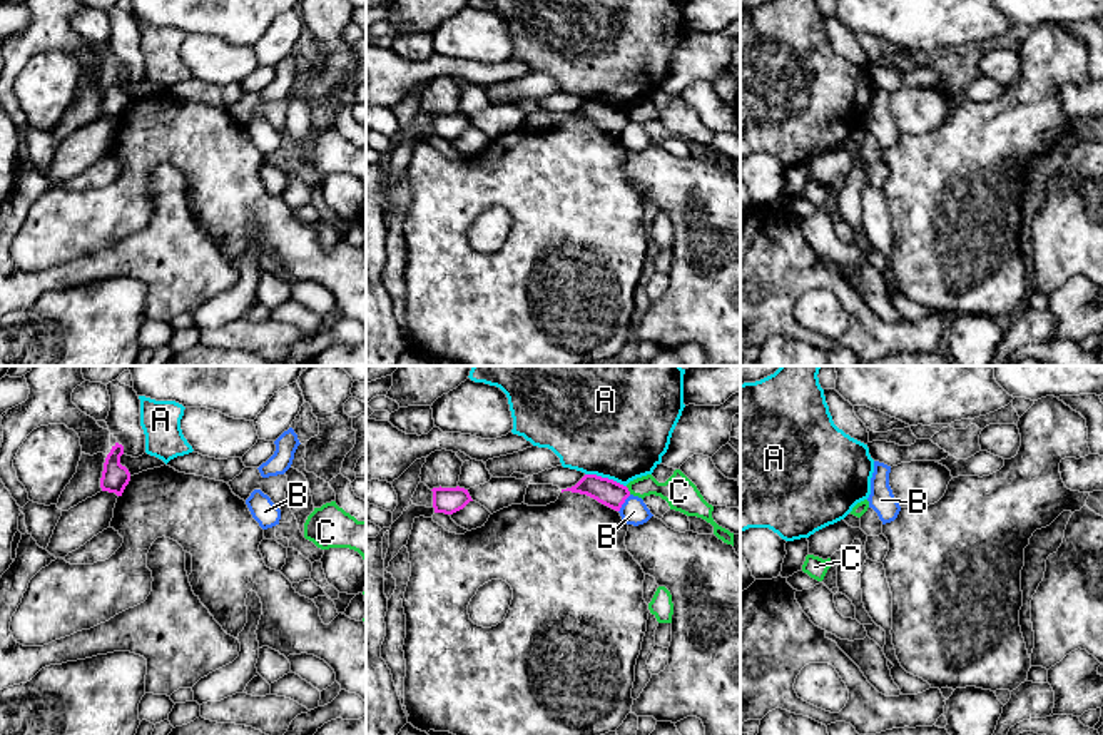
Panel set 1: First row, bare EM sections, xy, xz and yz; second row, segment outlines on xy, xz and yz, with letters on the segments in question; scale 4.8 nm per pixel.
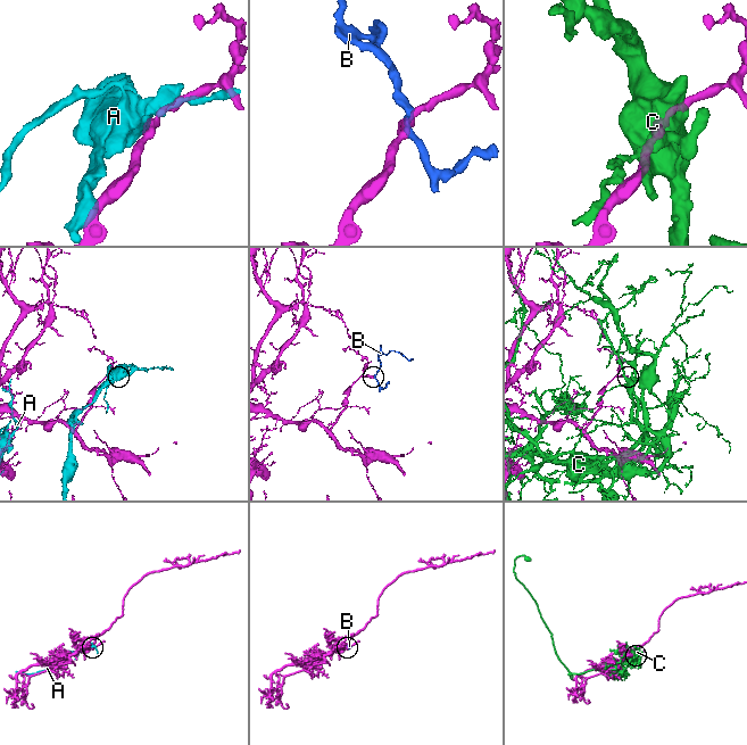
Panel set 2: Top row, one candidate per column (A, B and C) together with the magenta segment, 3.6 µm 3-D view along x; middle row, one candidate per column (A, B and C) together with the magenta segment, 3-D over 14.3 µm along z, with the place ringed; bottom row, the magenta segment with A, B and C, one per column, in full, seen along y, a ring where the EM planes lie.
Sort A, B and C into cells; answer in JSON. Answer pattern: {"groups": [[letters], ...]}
{"groups": [["A"], ["B"], ["C"]]}

